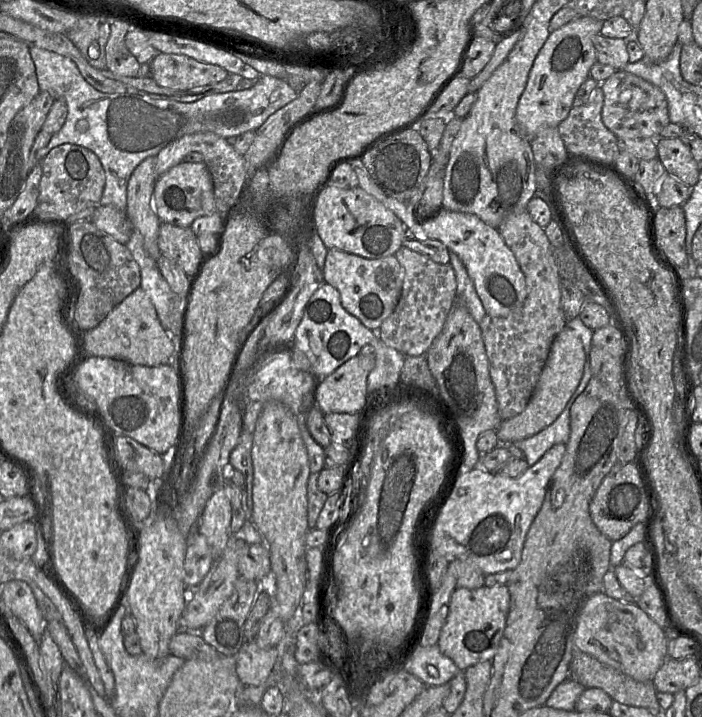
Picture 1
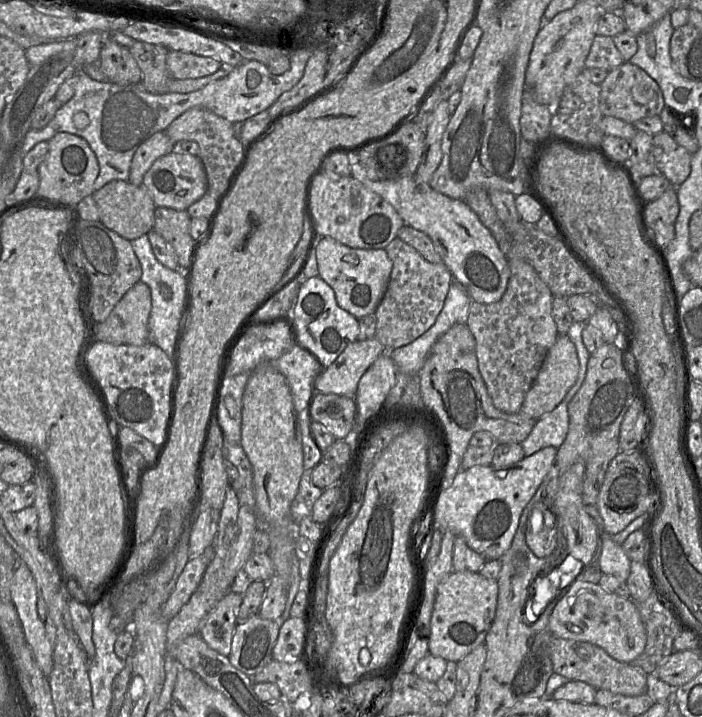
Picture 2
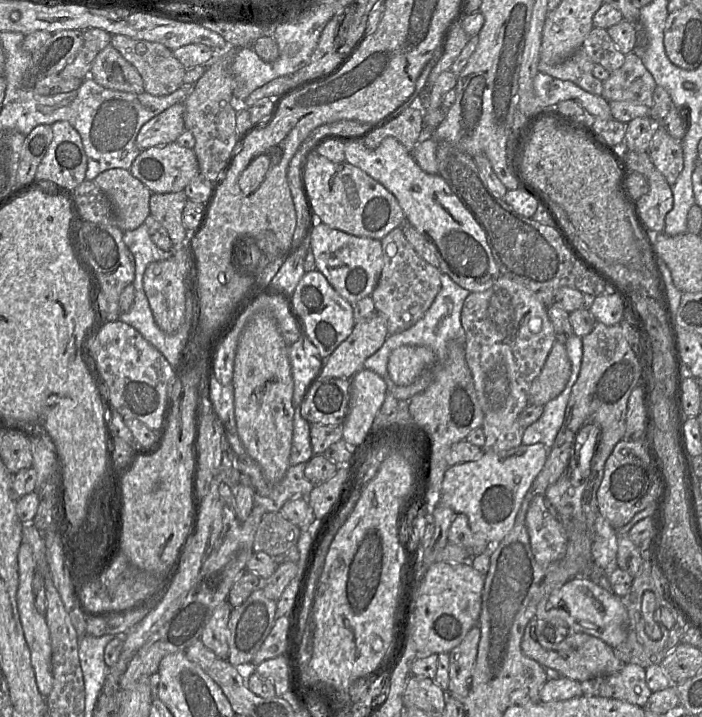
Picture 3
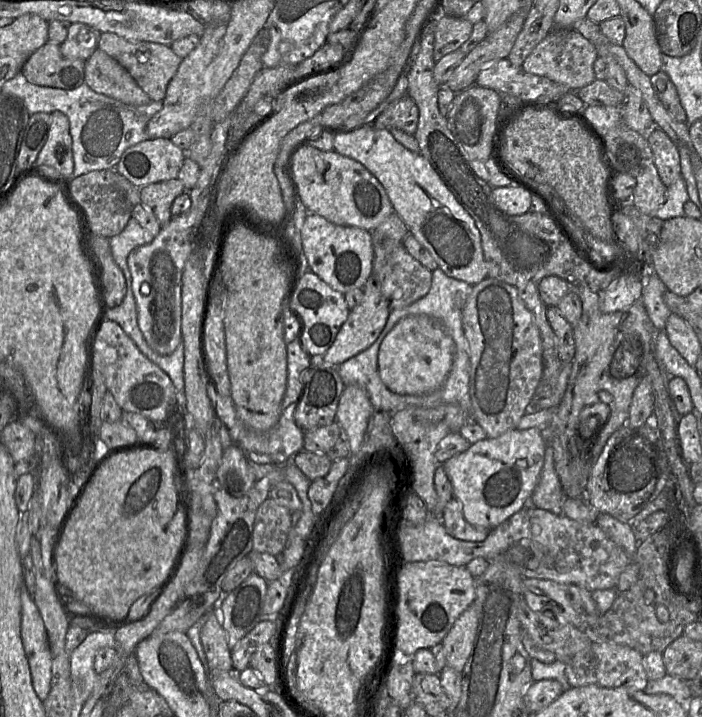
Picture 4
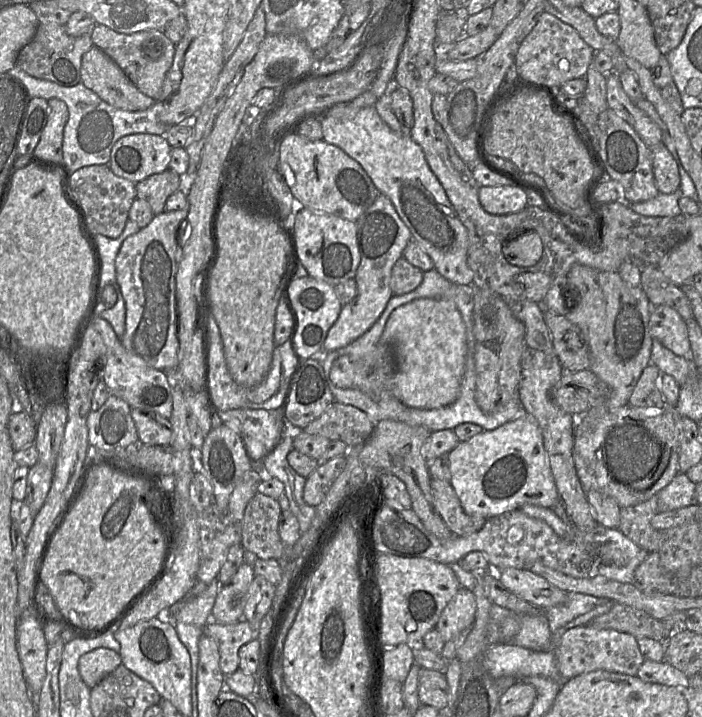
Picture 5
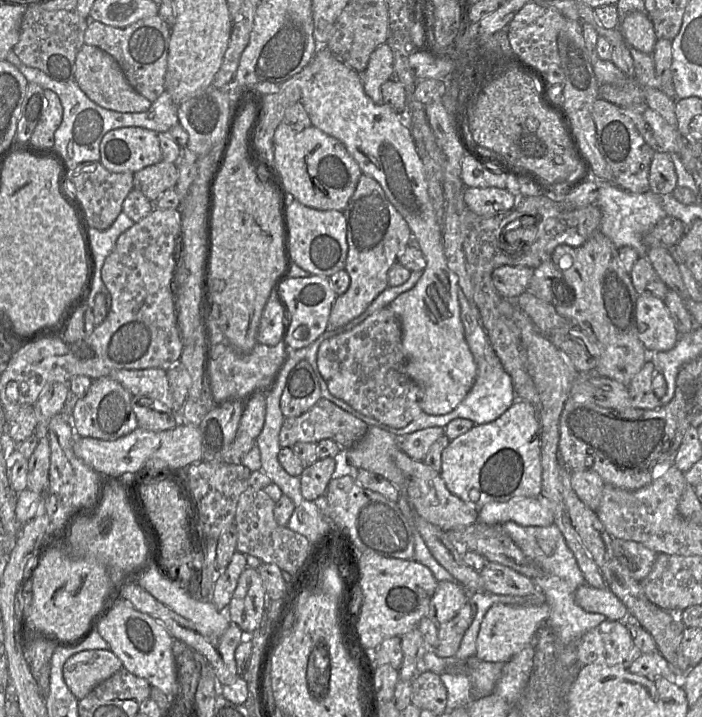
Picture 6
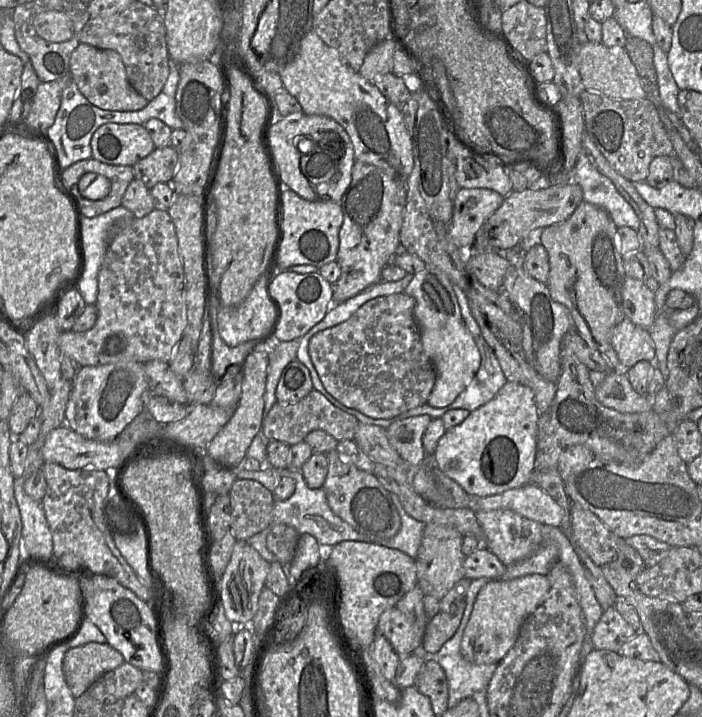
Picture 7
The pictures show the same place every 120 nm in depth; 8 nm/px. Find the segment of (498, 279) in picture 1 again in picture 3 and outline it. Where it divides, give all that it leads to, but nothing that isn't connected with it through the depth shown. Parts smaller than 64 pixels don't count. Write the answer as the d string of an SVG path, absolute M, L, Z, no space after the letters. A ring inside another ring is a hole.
M386 137L380 145L370 150L360 142L350 142L344 146L345 161L358 167L383 185L397 200L406 221L411 224L432 246L439 262L439 269L446 273L459 286L469 292L482 292L489 289L500 277L500 271L487 242L486 233L471 212L463 205L445 180L439 174L423 171L411 153L395 138Z

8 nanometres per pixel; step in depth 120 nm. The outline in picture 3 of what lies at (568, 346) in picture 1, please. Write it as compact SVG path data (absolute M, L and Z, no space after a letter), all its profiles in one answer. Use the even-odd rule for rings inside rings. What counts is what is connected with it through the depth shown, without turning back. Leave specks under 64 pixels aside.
M555 342L539 375L528 392L529 405L545 406L566 387L571 375L571 362L565 344Z

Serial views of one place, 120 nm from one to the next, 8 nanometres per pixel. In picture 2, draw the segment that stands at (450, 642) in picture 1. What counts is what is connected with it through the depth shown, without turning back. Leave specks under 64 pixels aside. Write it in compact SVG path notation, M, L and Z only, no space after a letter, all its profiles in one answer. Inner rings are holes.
M452 571L438 587L430 620L428 652L458 662L475 647L485 643L496 614L498 583L479 572Z

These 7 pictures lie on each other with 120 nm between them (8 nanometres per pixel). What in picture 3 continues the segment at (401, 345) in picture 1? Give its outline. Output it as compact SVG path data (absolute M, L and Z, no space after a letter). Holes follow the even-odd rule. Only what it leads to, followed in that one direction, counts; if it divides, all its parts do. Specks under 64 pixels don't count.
M401 228L393 229L380 242L384 264L371 297L376 312L383 316L391 335L409 329L424 316L441 289L441 270L416 253Z

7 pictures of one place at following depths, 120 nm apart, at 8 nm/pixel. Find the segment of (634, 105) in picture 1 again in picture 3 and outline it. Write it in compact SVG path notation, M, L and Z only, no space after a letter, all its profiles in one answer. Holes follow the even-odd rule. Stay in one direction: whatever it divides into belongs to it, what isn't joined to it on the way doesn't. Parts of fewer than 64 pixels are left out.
M631 52L625 55L621 68L603 82L602 97L608 102L629 101L652 108L657 84L640 57Z

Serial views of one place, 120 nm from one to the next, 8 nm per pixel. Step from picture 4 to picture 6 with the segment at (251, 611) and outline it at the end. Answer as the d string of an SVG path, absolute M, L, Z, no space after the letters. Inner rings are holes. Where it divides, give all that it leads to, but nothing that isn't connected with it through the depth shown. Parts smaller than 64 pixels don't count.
M236 551L227 567L220 573L214 584L212 594L212 602L218 610L223 610L228 606L239 576L247 566L245 555Z

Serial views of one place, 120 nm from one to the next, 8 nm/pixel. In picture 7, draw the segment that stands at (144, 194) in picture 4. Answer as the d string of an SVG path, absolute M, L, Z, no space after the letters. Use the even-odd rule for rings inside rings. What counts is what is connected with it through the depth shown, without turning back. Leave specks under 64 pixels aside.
M172 145L155 148L133 165L134 177L151 190L157 183L171 183L178 163L179 152Z

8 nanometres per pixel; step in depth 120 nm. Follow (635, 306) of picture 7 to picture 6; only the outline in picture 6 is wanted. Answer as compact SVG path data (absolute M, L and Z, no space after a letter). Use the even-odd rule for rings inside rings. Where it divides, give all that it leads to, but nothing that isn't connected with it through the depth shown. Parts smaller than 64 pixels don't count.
M639 294L636 319L639 338L649 353L674 348L680 333L662 299L650 294Z

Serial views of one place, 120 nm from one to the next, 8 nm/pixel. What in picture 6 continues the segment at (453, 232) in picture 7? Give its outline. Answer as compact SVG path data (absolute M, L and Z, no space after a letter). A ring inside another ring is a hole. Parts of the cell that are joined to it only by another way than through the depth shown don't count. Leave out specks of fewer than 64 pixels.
M465 187L463 198L469 209L482 217L491 217L512 210L516 204L514 194L497 187Z

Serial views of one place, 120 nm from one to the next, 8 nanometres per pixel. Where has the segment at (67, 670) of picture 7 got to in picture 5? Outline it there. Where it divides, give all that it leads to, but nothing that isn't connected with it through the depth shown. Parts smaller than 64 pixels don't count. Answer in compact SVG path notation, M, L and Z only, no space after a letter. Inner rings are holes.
M97 648L80 657L78 671L83 682L92 689L121 664L119 653Z

